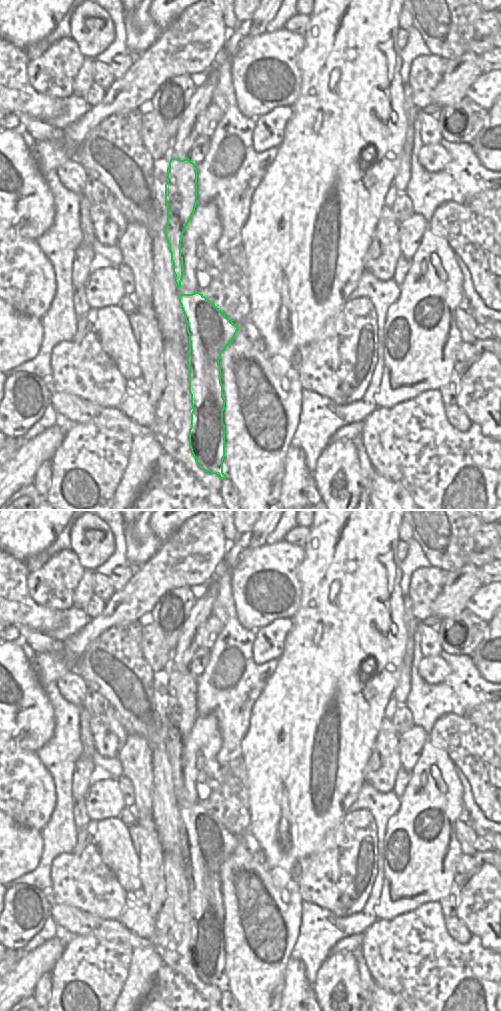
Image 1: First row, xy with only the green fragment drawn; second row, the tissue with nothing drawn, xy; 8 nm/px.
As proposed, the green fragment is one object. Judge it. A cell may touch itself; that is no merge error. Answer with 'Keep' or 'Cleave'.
Cleave

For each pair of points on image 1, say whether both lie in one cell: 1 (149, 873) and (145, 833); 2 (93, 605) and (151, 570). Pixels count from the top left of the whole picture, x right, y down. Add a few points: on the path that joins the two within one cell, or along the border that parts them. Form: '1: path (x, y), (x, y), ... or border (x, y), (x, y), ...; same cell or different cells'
1: path (149, 863), (149, 843); same cell
2: border (106, 602), (103, 609), (95, 617), (91, 618); different cells

